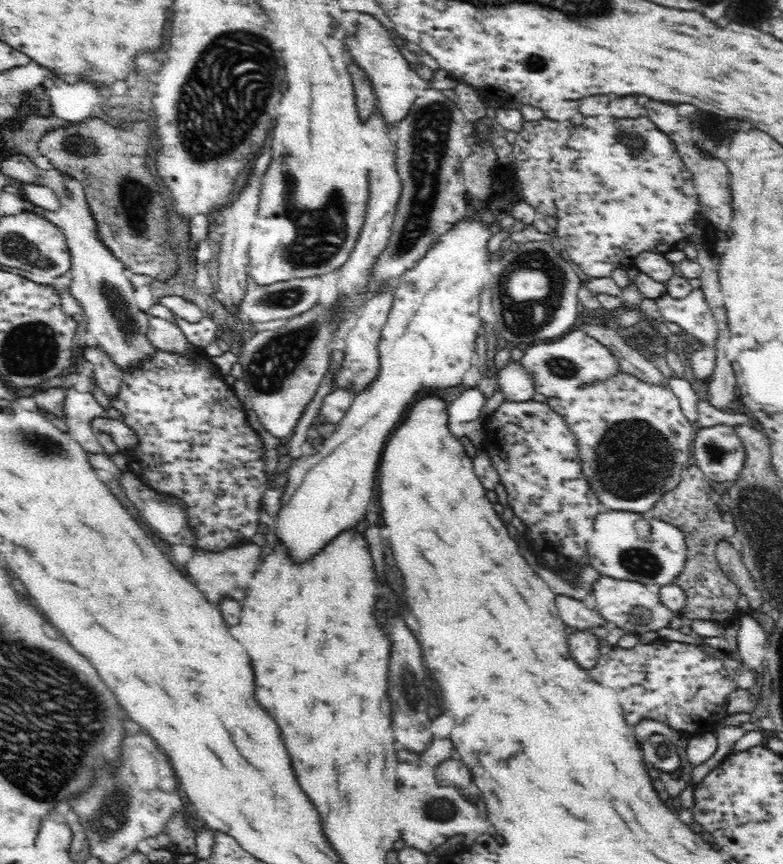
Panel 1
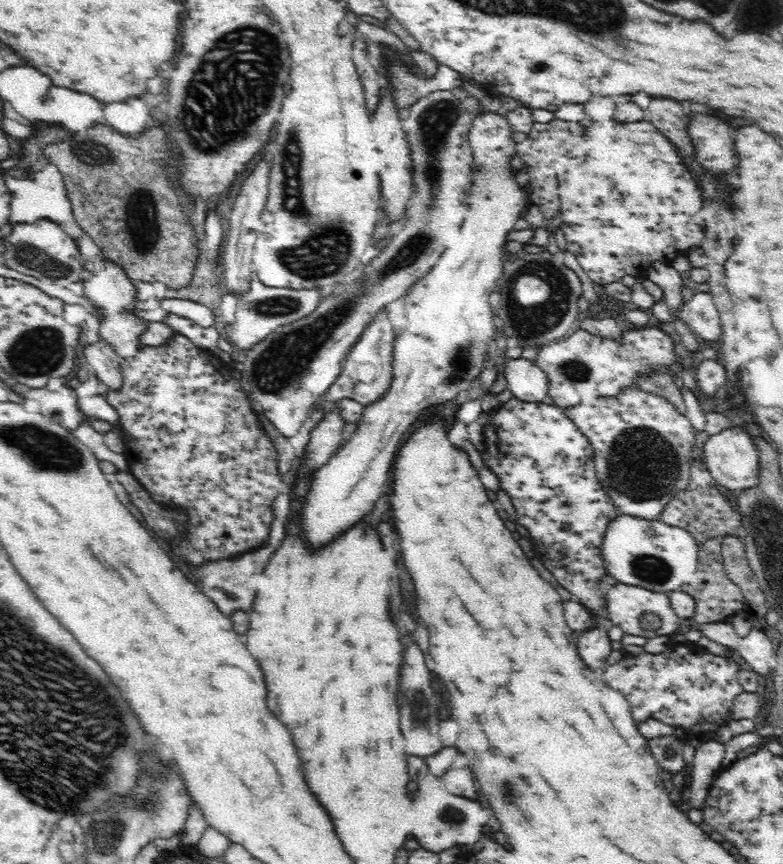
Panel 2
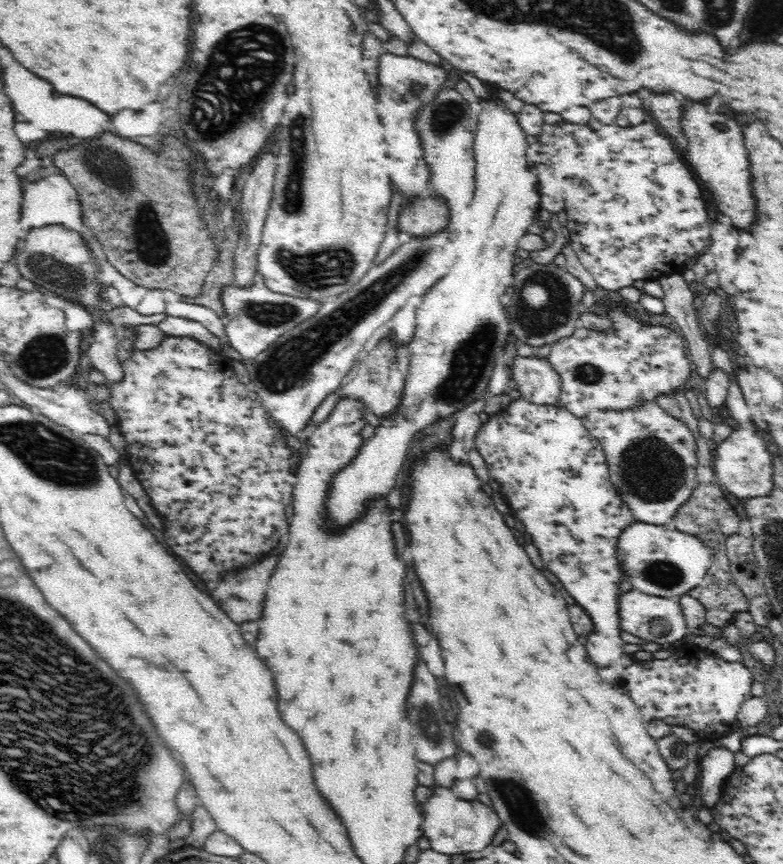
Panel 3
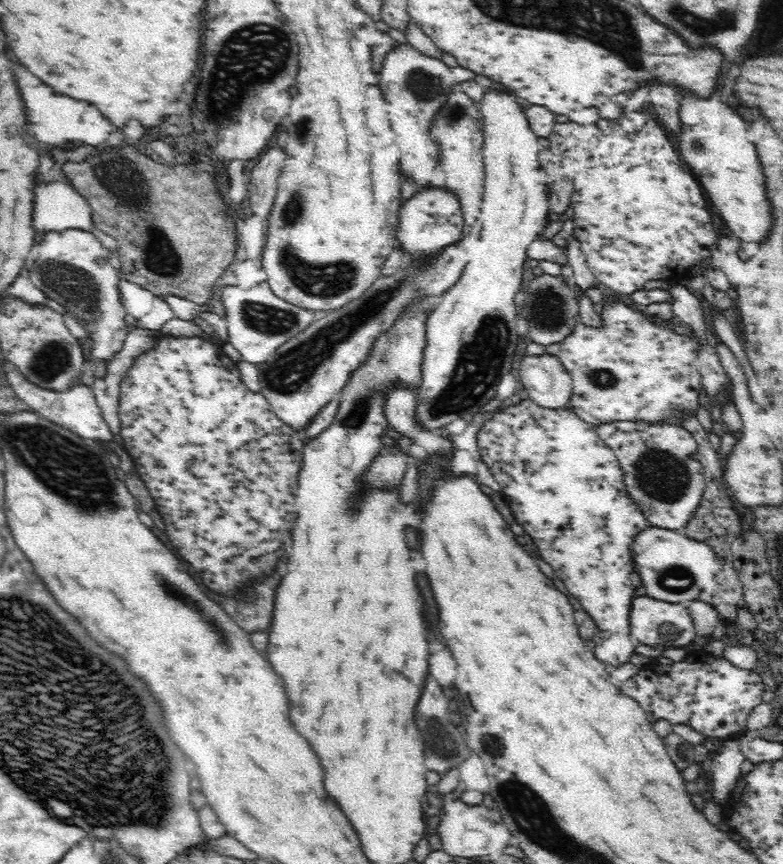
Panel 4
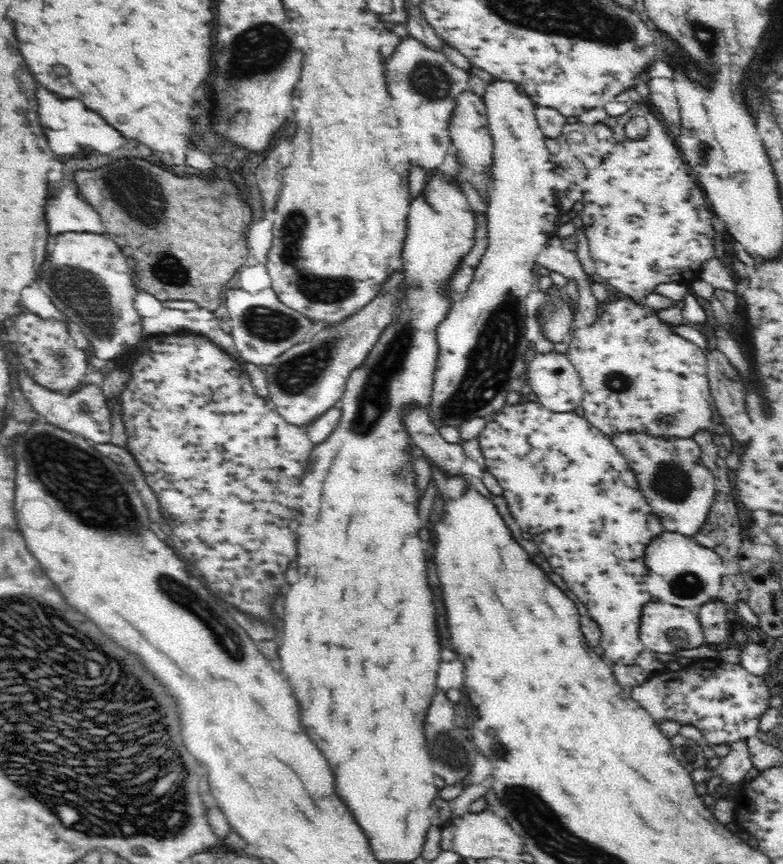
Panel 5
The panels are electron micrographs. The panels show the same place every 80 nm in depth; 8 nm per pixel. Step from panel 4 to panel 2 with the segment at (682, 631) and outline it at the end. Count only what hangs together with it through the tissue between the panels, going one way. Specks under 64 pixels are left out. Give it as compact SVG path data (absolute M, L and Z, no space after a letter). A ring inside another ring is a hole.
M614 581L608 587L605 597L610 625L620 626L625 634L644 636L648 640L657 636L670 638L670 636L678 634L680 618L676 611L672 609L672 603L670 603L670 598L666 593L659 593L658 591L646 590L644 587Z

